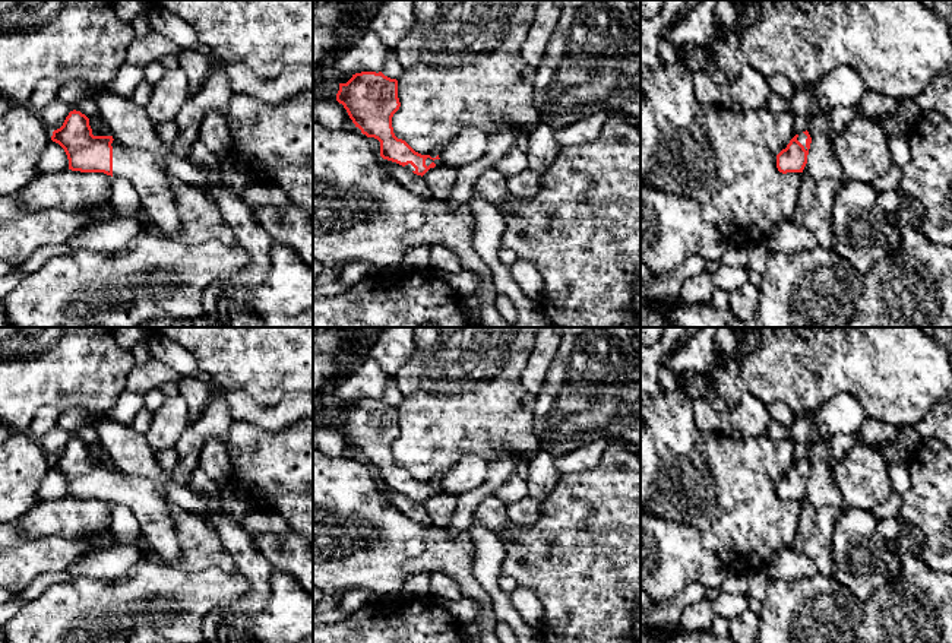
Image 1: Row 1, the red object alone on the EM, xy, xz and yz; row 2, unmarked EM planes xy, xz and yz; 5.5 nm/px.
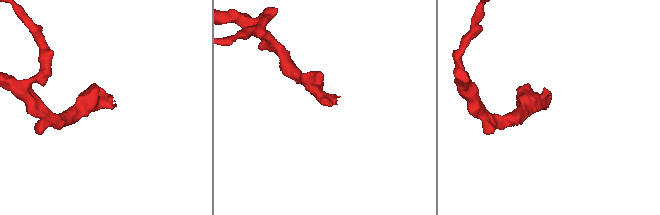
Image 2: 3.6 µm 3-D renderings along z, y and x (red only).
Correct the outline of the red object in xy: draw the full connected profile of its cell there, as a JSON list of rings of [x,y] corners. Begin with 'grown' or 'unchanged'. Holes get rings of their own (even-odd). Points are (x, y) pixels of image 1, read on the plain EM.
grown | [[[76,437],[53,459],[51,468],[64,476],[69,497],[126,506],[140,525],[142,539],[167,563],[178,558],[173,506],[158,482],[121,475],[113,463],[94,463],[89,446]]]

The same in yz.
grown | [[[809,459],[796,462],[785,476],[777,482],[777,495],[779,500],[803,500],[807,491],[812,465]]]

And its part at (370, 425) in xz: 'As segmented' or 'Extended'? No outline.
Extended

